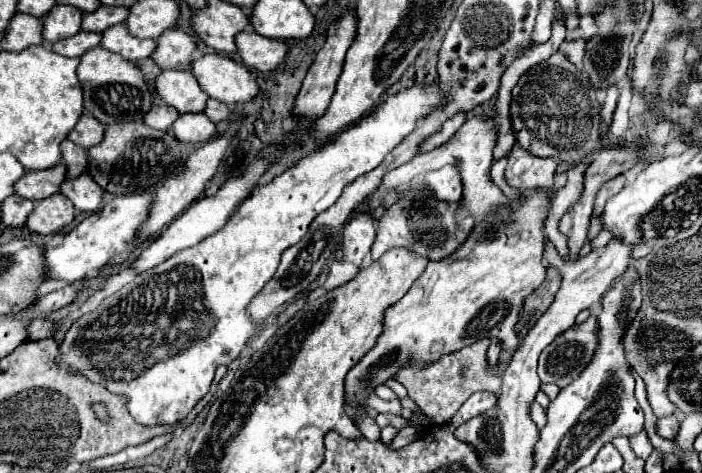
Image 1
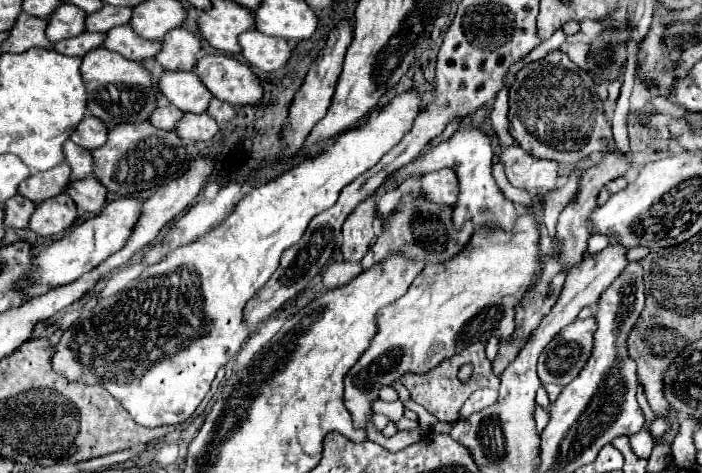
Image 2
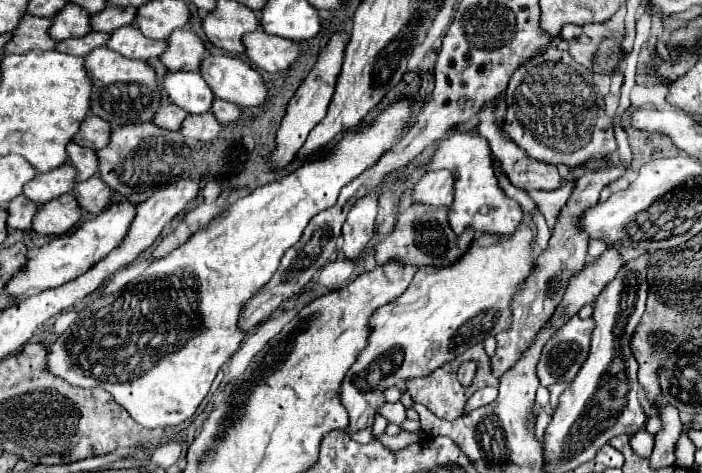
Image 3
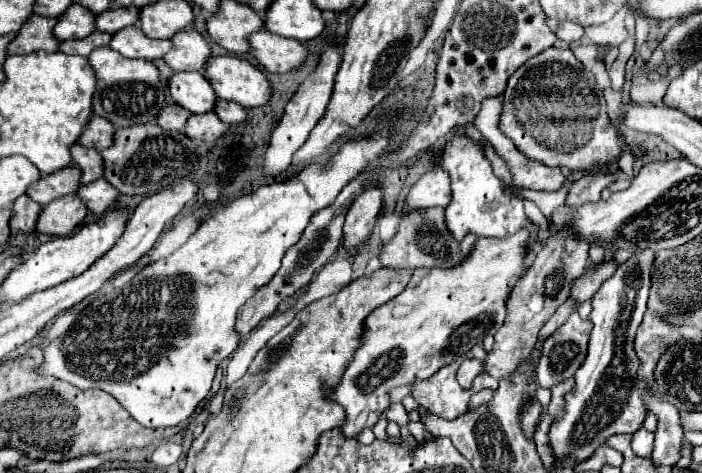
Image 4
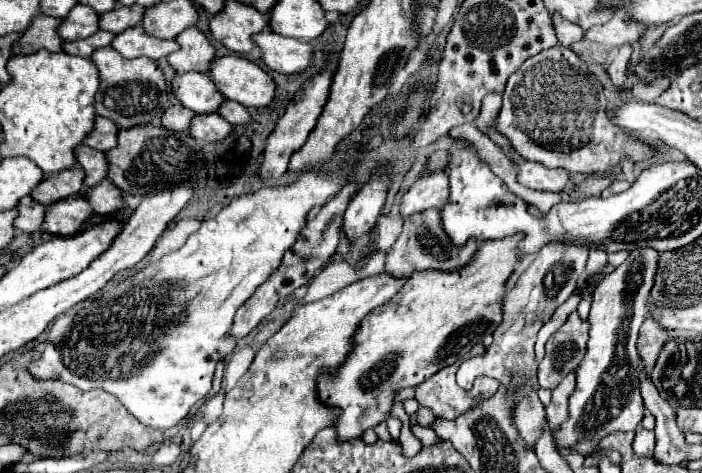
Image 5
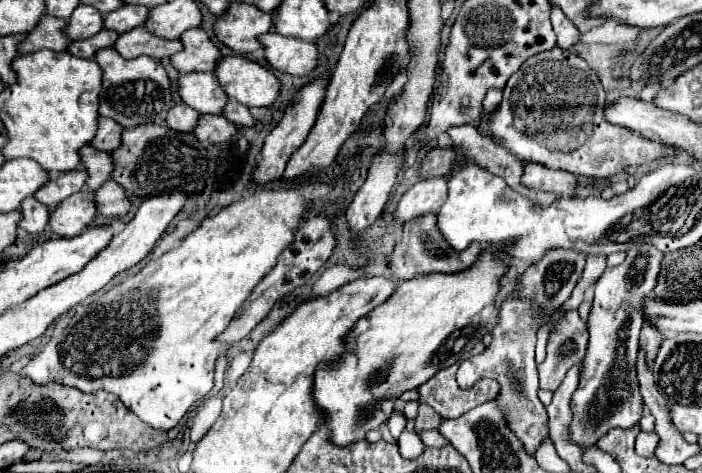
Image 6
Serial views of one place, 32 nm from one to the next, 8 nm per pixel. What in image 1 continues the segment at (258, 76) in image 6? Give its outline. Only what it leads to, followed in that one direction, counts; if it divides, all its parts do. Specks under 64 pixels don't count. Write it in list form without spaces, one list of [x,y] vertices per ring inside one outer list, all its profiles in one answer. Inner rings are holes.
[[[206,54],[190,64],[190,72],[196,76],[200,88],[214,100],[228,106],[246,102],[258,94],[254,76],[244,64],[234,62],[228,56]]]

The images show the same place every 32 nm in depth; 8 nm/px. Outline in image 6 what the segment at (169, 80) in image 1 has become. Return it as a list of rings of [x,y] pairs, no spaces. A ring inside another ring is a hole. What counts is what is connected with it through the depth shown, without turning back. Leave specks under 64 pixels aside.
[[[212,72],[180,74],[176,88],[182,102],[200,114],[220,114],[220,108],[228,102]]]

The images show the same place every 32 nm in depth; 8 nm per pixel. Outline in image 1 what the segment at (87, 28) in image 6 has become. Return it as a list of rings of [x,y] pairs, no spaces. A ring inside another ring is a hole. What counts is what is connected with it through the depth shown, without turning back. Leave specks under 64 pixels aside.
[[[54,6],[42,18],[42,38],[52,44],[62,38],[70,38],[80,32],[80,16],[82,12],[72,6]]]

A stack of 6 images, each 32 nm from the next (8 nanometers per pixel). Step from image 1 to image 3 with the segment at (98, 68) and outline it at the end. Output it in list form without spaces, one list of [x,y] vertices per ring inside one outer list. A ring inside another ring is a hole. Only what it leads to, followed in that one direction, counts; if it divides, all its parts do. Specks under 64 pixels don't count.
[[[102,46],[92,50],[84,58],[84,68],[92,80],[90,92],[90,112],[106,120],[112,128],[120,124],[136,124],[150,122],[156,108],[160,106],[162,88],[156,82],[154,70],[142,60],[128,60],[110,48]]]

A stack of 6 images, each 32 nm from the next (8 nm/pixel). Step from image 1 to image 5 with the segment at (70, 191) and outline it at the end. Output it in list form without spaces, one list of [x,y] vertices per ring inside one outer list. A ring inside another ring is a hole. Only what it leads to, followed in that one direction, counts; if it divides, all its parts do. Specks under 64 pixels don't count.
[[[100,180],[96,186],[84,190],[84,196],[88,200],[88,204],[92,206],[94,214],[98,216],[108,216],[108,214],[116,214],[122,210],[122,192],[108,180]]]

